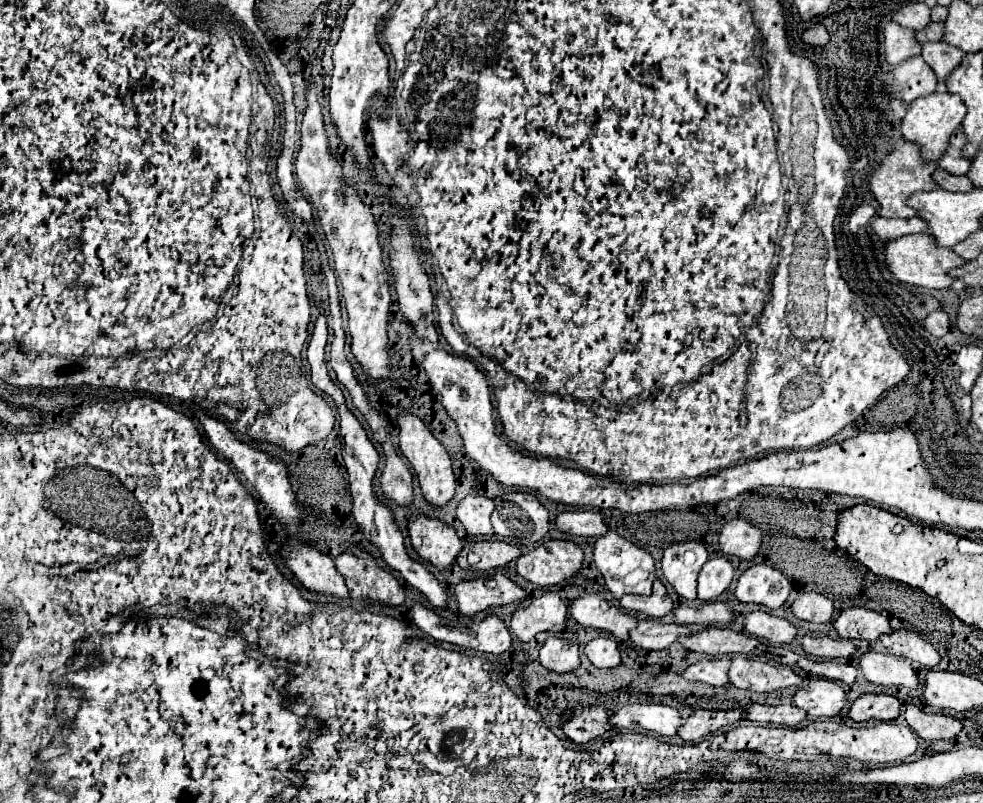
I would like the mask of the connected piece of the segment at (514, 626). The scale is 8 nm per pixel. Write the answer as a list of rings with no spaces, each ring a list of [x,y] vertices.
[[[543,591],[539,597],[531,597],[527,607],[519,607],[509,623],[509,629],[521,639],[529,641],[541,631],[563,631],[567,619],[567,605],[555,591]]]

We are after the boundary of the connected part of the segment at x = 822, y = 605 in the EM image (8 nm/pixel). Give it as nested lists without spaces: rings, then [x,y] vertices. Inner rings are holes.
[[[799,591],[797,599],[791,603],[791,609],[795,617],[813,621],[813,623],[825,623],[831,619],[833,613],[833,601],[817,591]]]

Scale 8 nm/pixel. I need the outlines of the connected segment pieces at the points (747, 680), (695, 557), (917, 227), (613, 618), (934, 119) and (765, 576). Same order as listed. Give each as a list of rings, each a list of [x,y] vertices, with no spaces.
[[[735,655],[731,659],[729,681],[739,689],[769,693],[783,687],[799,687],[803,679],[789,667],[771,667],[759,659]]]
[[[673,543],[665,549],[661,569],[673,589],[693,601],[697,599],[697,575],[707,561],[709,553],[701,543]]]
[[[875,217],[873,223],[871,223],[871,229],[881,239],[889,241],[889,239],[899,239],[903,235],[925,233],[927,231],[927,221],[923,221],[921,217],[913,217],[913,219],[883,219],[883,217]]]
[[[589,593],[573,599],[569,605],[569,613],[577,623],[585,627],[609,631],[619,641],[625,641],[629,637],[629,631],[637,627],[637,619],[633,615],[627,615],[619,607],[613,607],[597,593]]]
[[[931,93],[927,97],[915,99],[907,107],[907,115],[901,121],[901,133],[907,141],[921,145],[921,155],[925,161],[937,161],[949,145],[951,135],[959,129],[963,117],[967,115],[967,107],[963,105],[963,99],[953,93]]]
[[[751,565],[737,581],[735,595],[743,603],[759,603],[769,609],[781,607],[791,591],[789,579],[769,567],[769,565]]]

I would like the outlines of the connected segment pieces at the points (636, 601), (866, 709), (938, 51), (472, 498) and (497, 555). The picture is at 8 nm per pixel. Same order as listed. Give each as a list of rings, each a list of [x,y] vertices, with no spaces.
[[[655,579],[651,595],[647,595],[647,597],[623,595],[619,603],[621,603],[621,607],[625,607],[625,609],[639,611],[639,613],[645,613],[645,615],[655,617],[655,619],[667,615],[667,613],[673,609],[673,601],[669,599],[667,589],[665,589],[665,585],[663,585],[659,579]]]
[[[865,693],[859,695],[849,709],[849,717],[853,721],[869,721],[869,719],[879,719],[879,721],[893,721],[899,717],[899,699],[893,695],[875,695],[875,693]]]
[[[945,41],[925,43],[921,55],[929,63],[929,67],[937,73],[939,81],[945,81],[947,73],[951,73],[951,69],[955,69],[955,65],[959,65],[959,61],[963,61],[963,57],[965,57],[965,53],[961,49],[955,49],[955,47],[947,45]]]
[[[469,493],[457,505],[457,519],[463,523],[463,527],[467,529],[469,535],[475,535],[475,537],[491,535],[493,529],[491,529],[489,515],[491,515],[493,507],[495,505],[493,505],[493,501],[489,497]]]
[[[467,541],[463,551],[457,557],[457,563],[463,569],[467,569],[467,553],[469,551],[479,553],[481,561],[477,563],[477,569],[481,569],[481,571],[507,565],[509,561],[513,561],[521,555],[521,551],[515,545],[509,545],[505,541]]]

